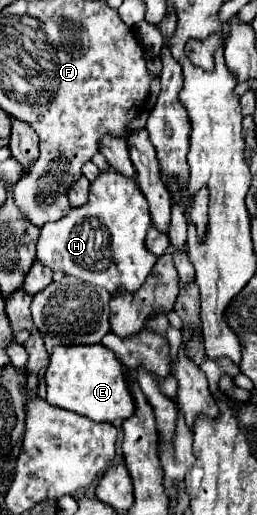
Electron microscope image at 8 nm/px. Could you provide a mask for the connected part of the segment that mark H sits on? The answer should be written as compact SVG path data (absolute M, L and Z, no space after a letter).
M107 167L91 181L89 199L81 207L71 207L71 213L59 221L41 227L37 243L37 259L53 271L91 281L105 287L109 293L119 289L137 291L149 277L157 257L145 247L145 235L151 227L149 205L137 183L113 167Z

